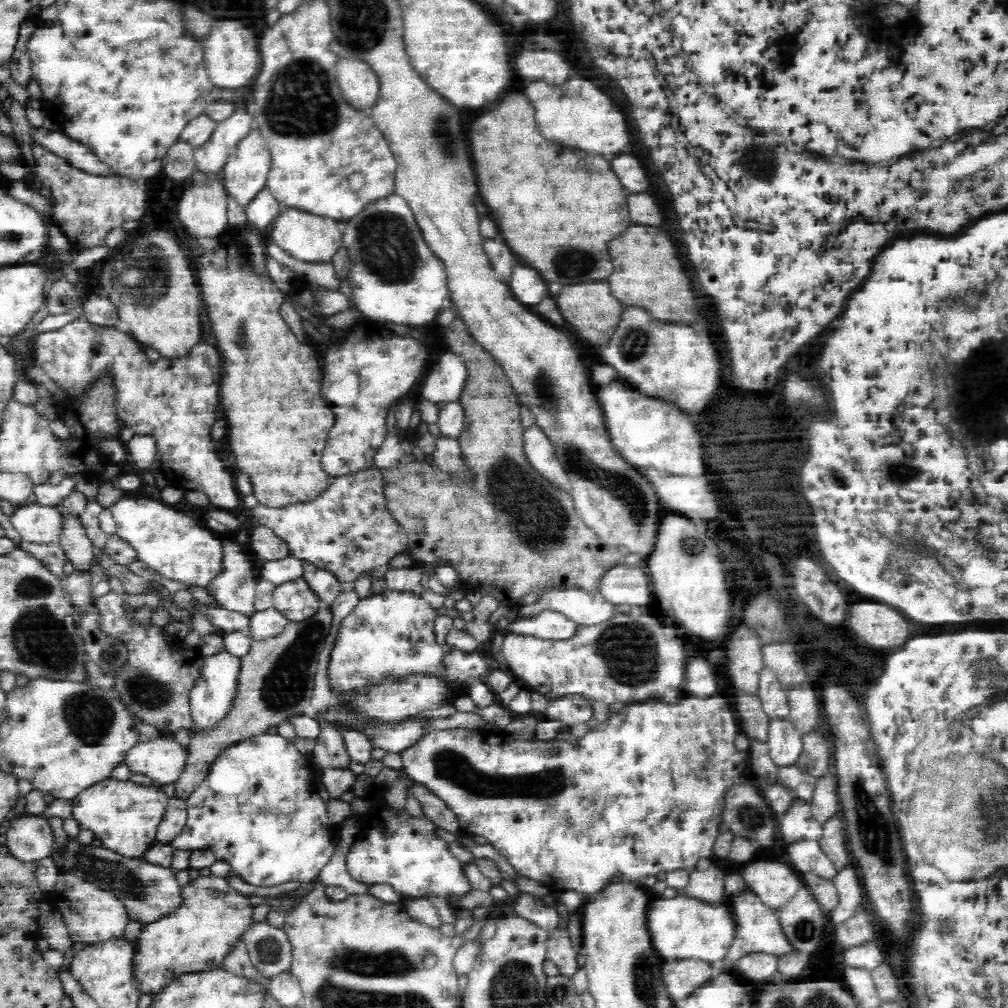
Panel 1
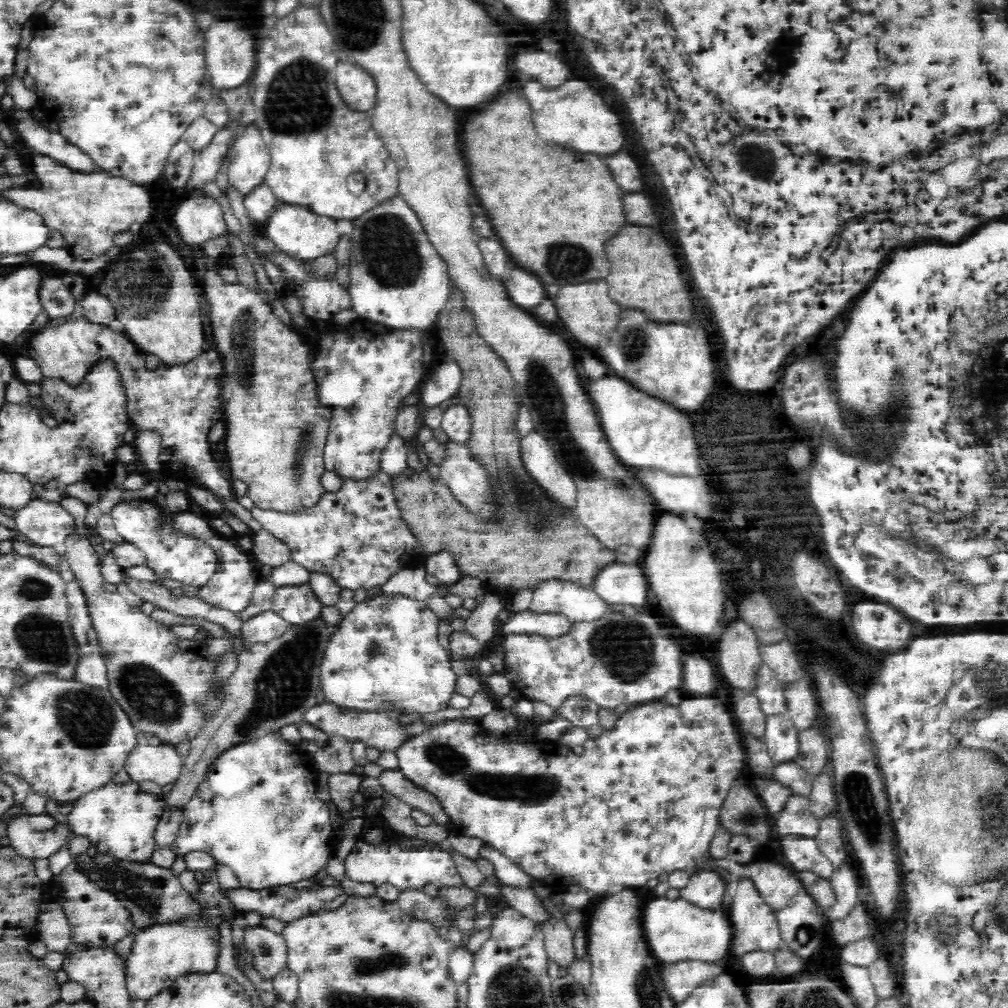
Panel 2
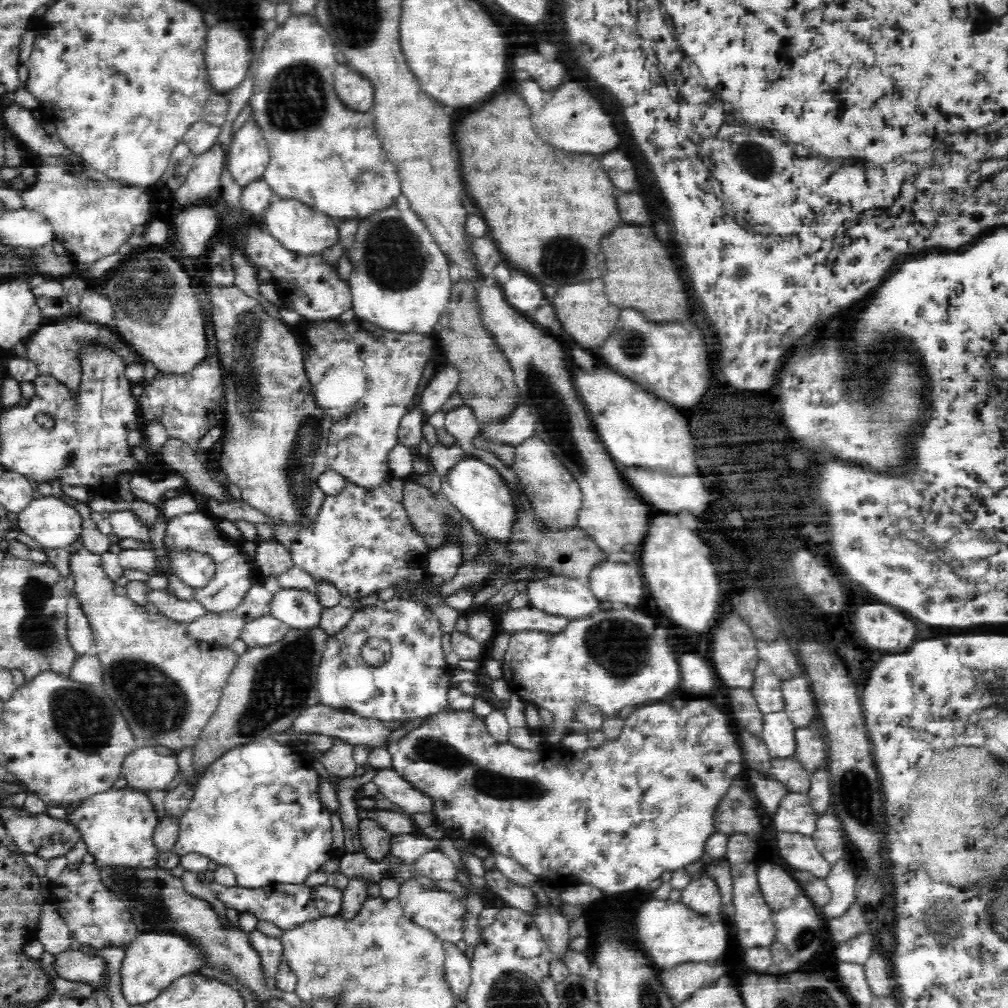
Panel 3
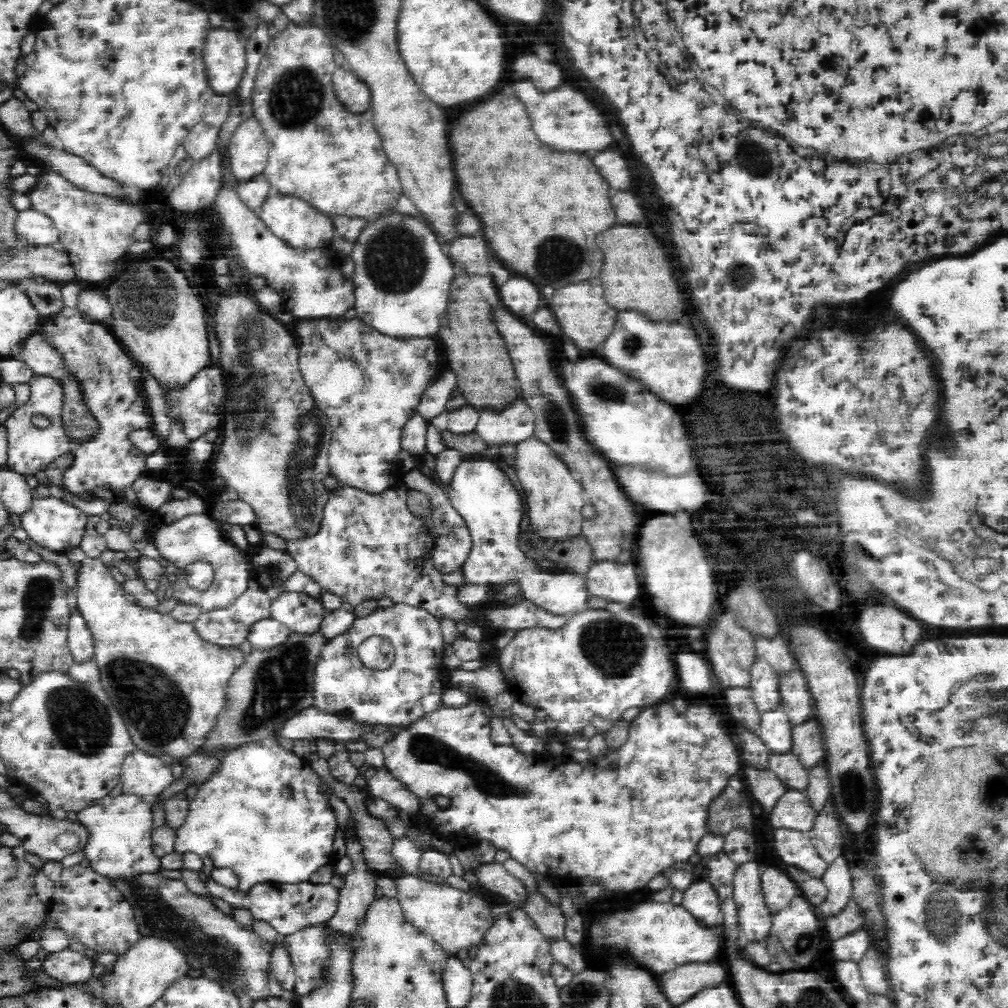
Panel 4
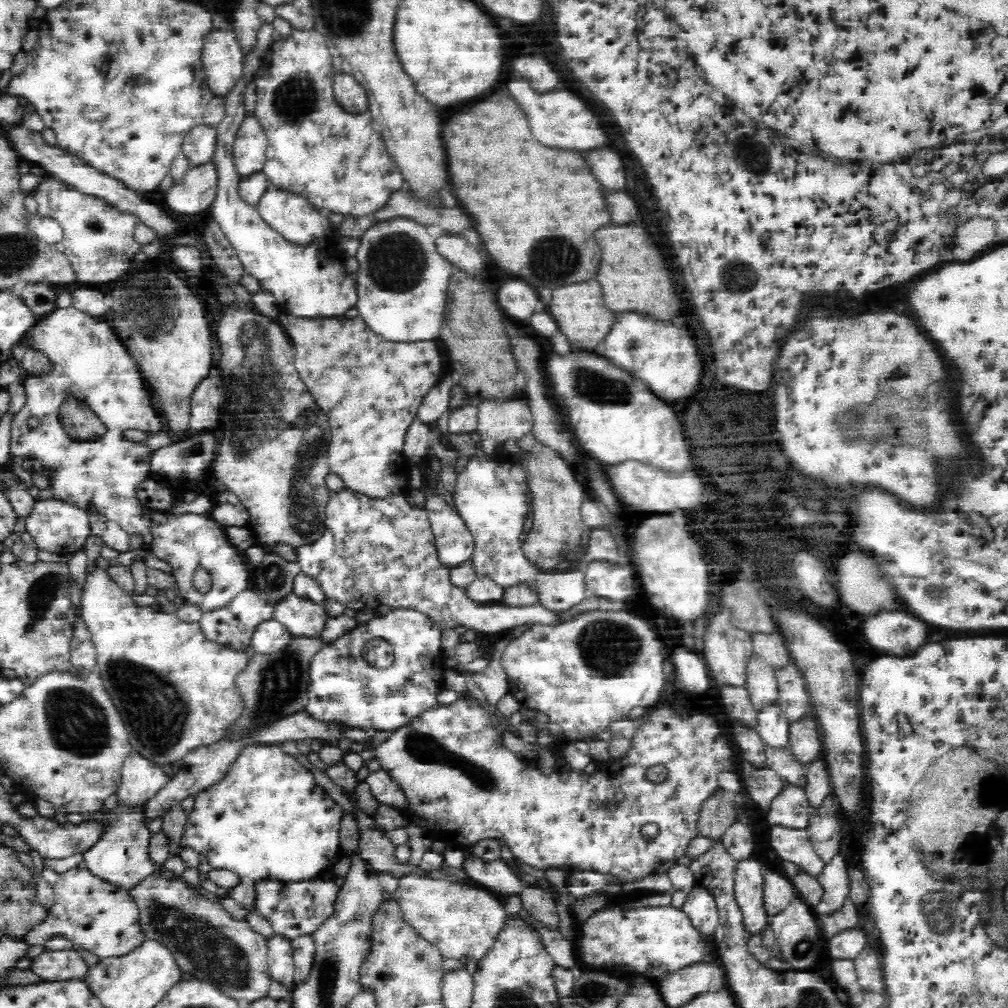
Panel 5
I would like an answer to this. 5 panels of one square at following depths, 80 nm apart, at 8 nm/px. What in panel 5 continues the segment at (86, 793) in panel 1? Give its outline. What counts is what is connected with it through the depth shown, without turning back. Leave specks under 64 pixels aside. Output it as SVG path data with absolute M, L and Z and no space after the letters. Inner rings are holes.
M118 803L107 811L100 807L88 814L84 813L84 820L101 825L99 837L83 852L83 861L94 876L128 890L145 876L150 876L152 872L157 873L159 866L150 859L148 853L151 833L144 805Z

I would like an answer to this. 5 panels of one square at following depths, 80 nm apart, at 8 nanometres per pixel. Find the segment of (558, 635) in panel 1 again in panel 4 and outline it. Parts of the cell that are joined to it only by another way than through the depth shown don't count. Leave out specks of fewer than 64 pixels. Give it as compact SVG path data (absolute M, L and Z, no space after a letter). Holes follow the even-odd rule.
M403 480L381 493L369 493L341 485L329 493L317 532L296 540L284 540L286 550L295 560L297 568L310 576L321 590L336 593L343 602L354 607L366 600L377 601L380 597L387 596L393 603L424 607L436 618L438 615L448 615L454 621L478 621L493 634L536 627L558 630L568 622L569 616L550 614L528 600L510 607L484 606L481 610L464 608L458 604L455 597L457 588L444 585L442 575L434 569L431 556L435 540L428 532L428 525L408 511L408 489Z

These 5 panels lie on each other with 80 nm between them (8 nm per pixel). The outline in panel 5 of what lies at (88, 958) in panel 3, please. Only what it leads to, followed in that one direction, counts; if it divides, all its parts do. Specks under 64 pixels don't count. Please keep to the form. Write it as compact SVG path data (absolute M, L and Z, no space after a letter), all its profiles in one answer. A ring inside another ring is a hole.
M75 948L58 950L58 952L44 950L36 958L33 958L32 964L30 964L30 969L38 977L51 982L85 981L88 968L89 966L86 965Z

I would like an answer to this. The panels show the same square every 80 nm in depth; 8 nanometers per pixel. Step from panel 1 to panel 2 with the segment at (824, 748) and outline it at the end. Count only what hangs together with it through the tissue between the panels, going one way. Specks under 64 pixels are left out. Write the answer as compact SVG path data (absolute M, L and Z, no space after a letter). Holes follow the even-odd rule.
M814 727L799 732L799 748L795 762L810 775L817 777L824 773L829 764L828 747L824 737Z

